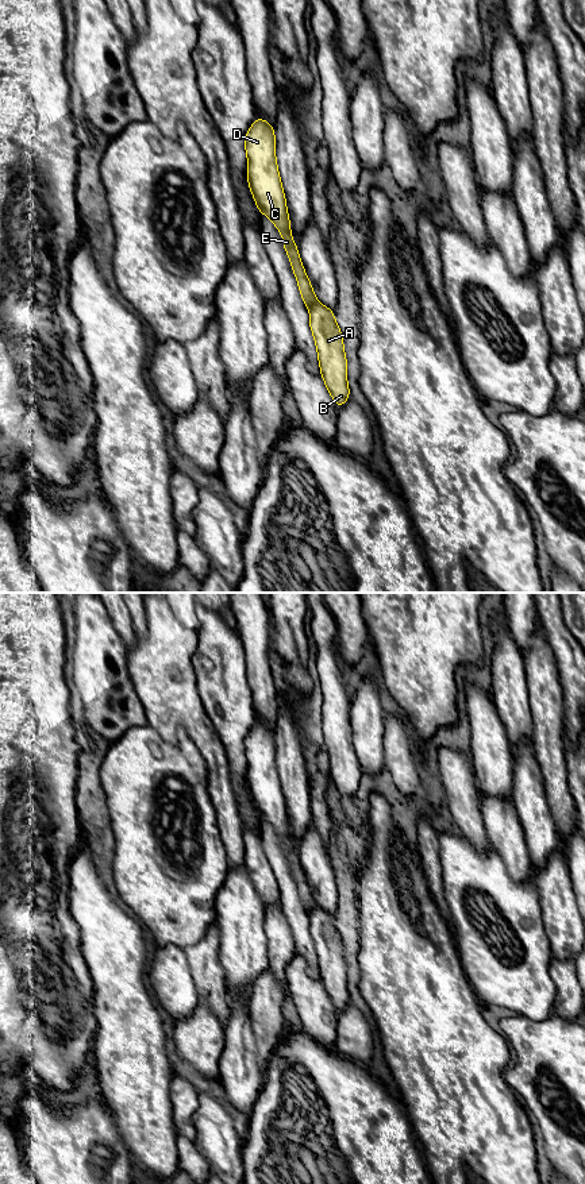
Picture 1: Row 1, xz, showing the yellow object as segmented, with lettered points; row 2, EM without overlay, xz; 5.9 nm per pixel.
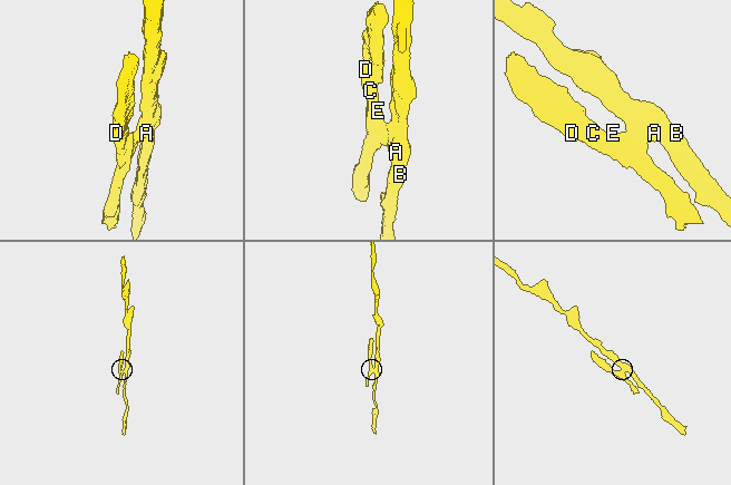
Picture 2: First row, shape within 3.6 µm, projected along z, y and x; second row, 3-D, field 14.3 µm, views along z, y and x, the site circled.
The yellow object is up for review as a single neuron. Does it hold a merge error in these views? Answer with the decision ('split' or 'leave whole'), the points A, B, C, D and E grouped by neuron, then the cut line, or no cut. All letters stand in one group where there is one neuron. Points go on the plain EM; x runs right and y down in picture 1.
split; groups A B / C D E; cut xz (315, 902), (308, 911)

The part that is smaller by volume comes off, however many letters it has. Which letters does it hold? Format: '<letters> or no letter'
C, D, E

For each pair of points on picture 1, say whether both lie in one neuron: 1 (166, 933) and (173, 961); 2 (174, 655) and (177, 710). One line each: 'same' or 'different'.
1: different
2: same

